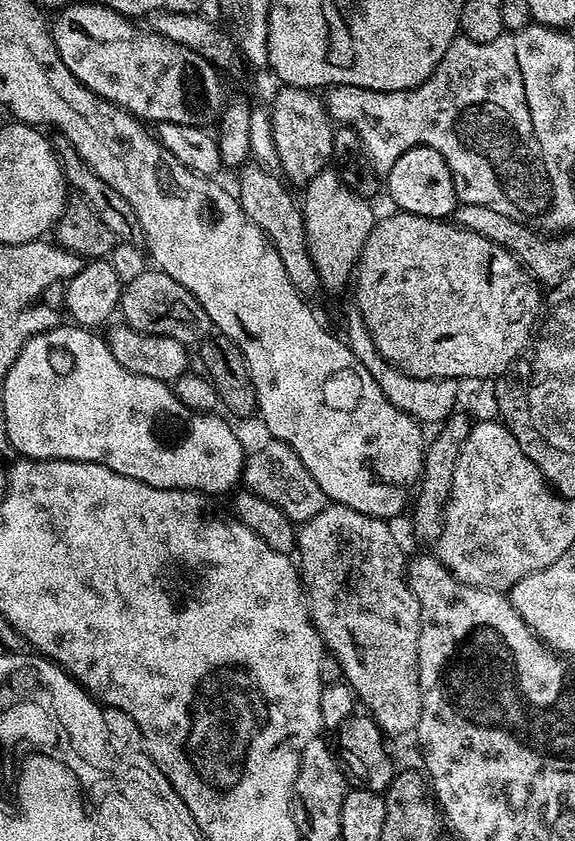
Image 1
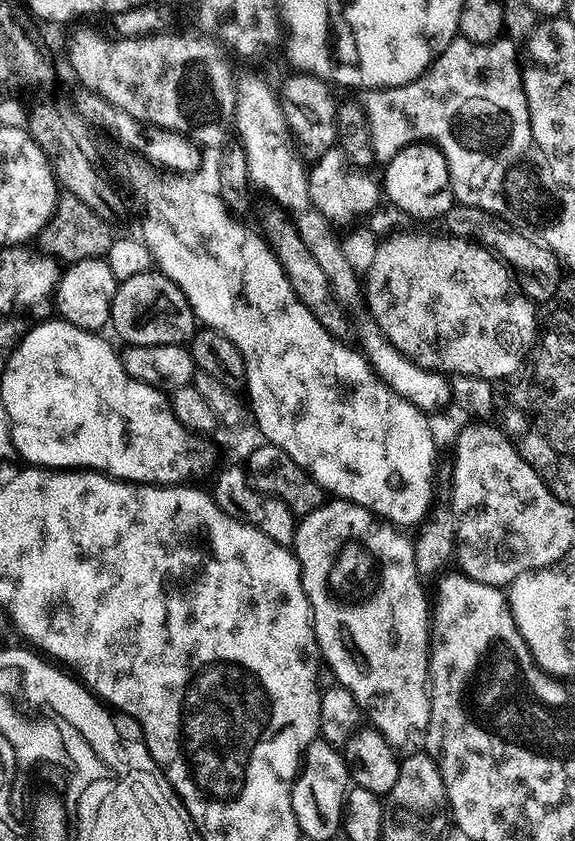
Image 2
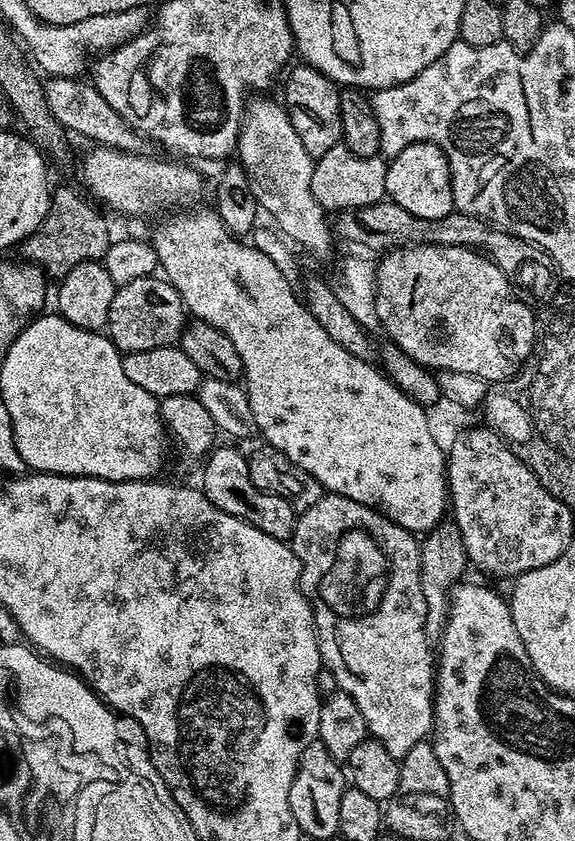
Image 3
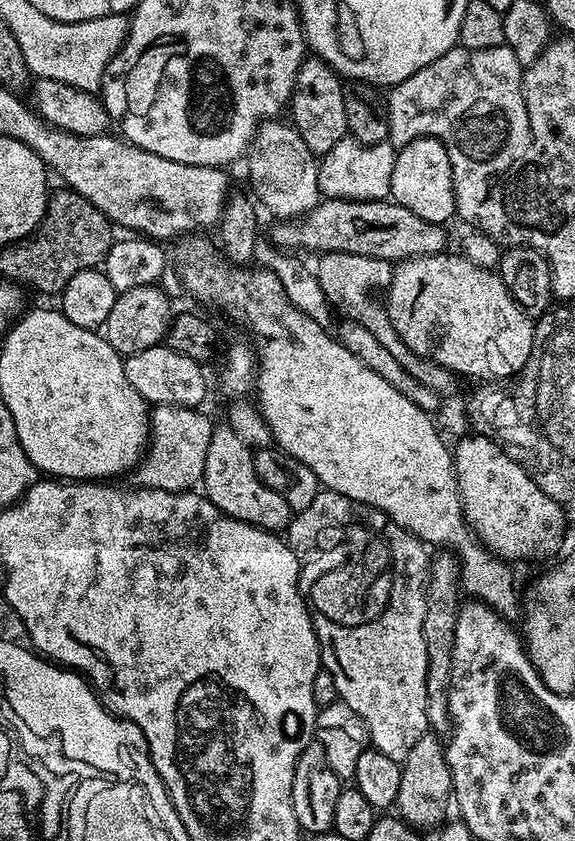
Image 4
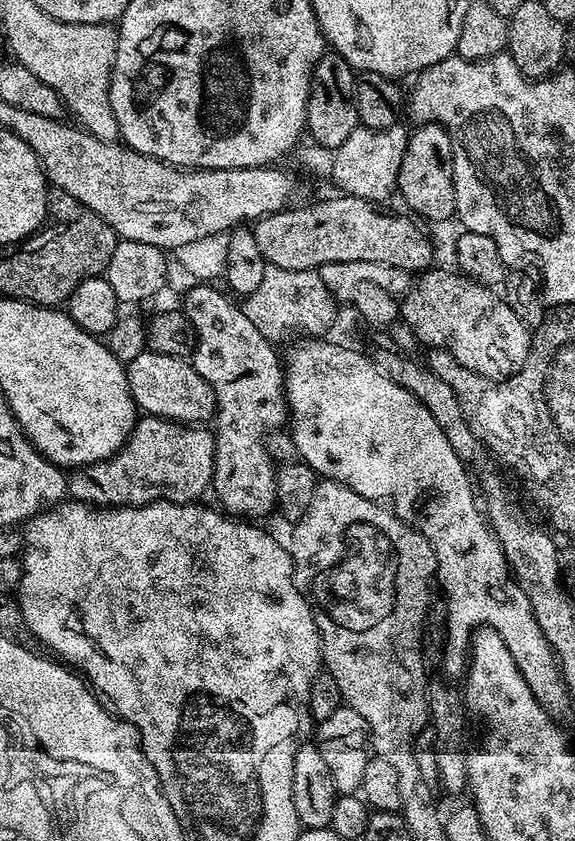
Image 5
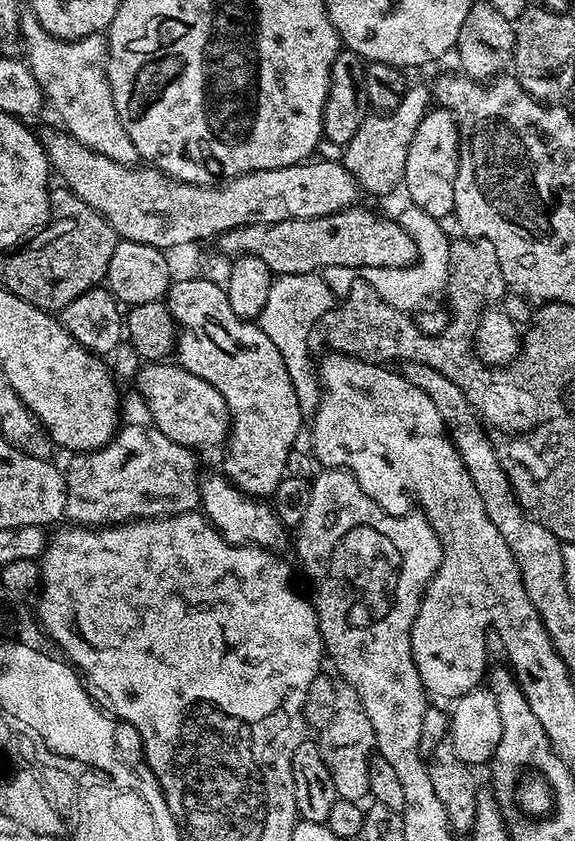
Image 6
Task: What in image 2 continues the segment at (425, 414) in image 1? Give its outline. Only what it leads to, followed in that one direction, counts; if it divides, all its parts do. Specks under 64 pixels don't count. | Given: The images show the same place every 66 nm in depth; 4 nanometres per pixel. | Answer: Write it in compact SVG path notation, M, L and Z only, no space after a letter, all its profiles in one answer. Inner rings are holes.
M365 309L353 311L354 336L360 339L359 351L371 368L376 372L377 379L391 389L393 393L400 396L405 403L414 405L420 411L431 414L443 409L451 403L452 388L451 381L445 373L435 372L432 369L419 368L412 360L397 350L383 335L380 334L380 327L371 316L367 315ZM356 319L359 321L356 324Z

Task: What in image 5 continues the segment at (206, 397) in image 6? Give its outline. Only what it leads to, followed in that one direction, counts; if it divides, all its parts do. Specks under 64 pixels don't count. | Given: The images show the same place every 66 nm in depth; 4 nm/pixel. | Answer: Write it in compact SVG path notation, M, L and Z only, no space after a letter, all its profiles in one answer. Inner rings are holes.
M143 350L126 364L126 371L132 400L141 413L189 426L203 425L215 417L215 392L185 357Z

